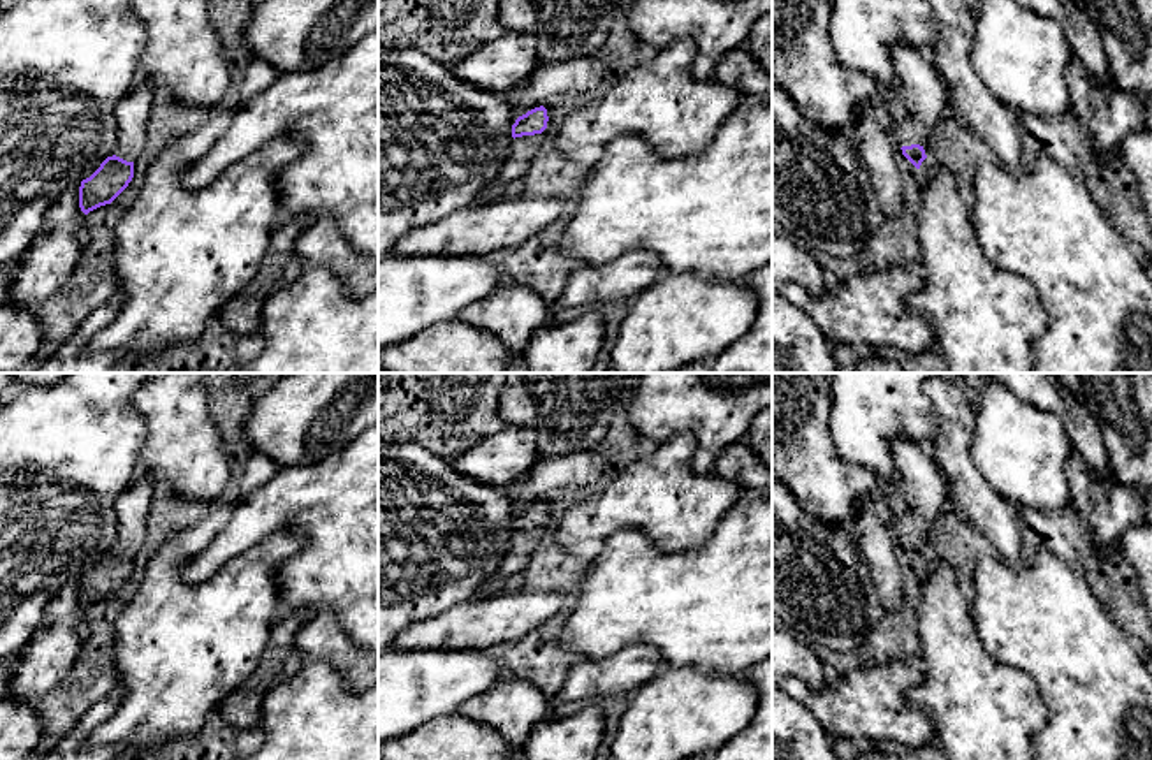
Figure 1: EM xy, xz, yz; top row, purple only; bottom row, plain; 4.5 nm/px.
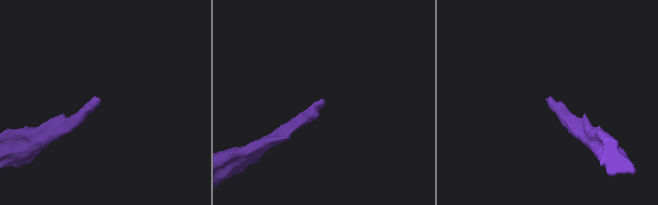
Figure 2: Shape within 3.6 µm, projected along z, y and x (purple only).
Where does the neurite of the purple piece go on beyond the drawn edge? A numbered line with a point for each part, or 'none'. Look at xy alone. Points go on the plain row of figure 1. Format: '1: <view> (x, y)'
1: xy (132, 507)

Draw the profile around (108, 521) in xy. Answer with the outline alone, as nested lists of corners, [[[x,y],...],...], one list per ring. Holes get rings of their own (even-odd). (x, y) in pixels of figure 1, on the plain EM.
[[[70,373],[51,387],[16,389],[0,408],[0,660],[18,654],[30,640],[46,605],[70,577],[90,572],[100,558],[113,551],[118,538],[114,500],[139,473],[139,454],[148,438],[146,419],[132,408],[134,392],[153,373]]]

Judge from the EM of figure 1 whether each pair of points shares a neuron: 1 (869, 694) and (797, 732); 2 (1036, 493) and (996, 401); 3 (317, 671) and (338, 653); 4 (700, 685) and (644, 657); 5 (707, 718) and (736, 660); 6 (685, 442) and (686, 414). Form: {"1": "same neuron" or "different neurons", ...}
{"1": "different neurons", "2": "same neuron", "3": "different neurons", "4": "different neurons", "5": "different neurons", "6": "different neurons"}

